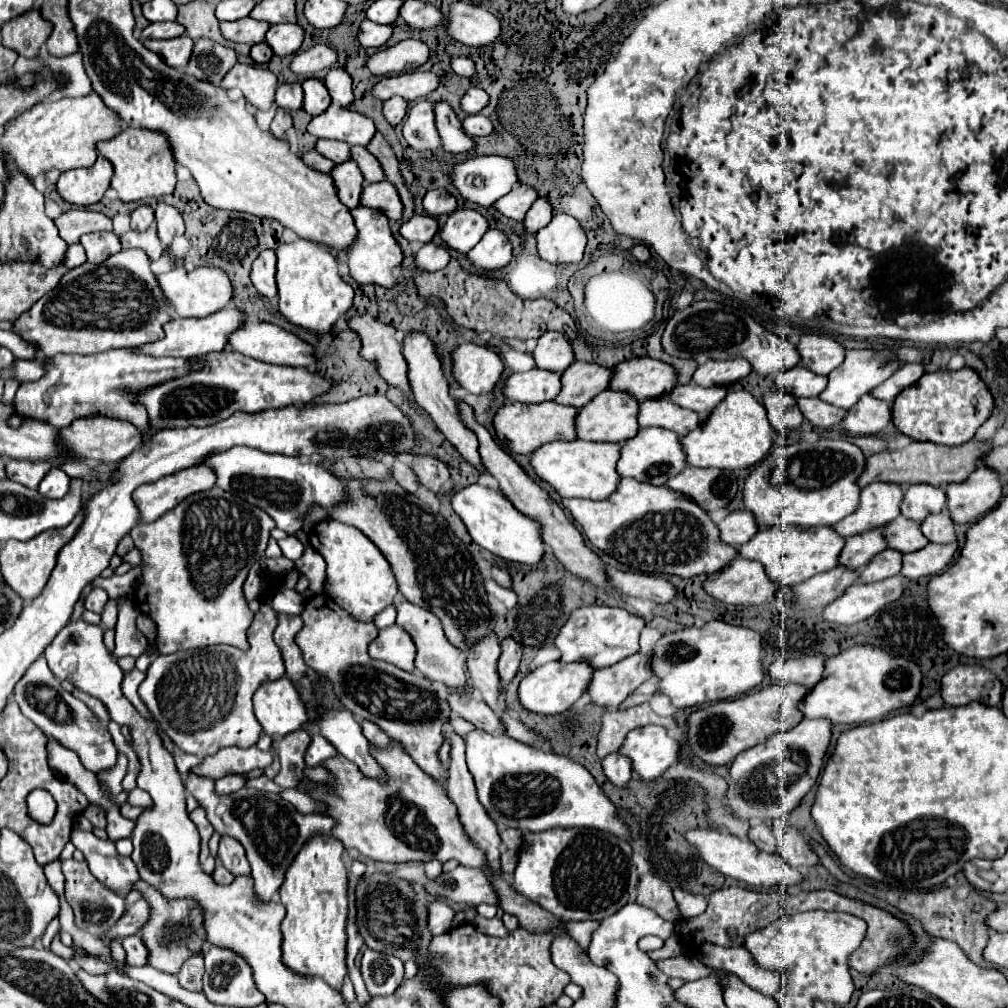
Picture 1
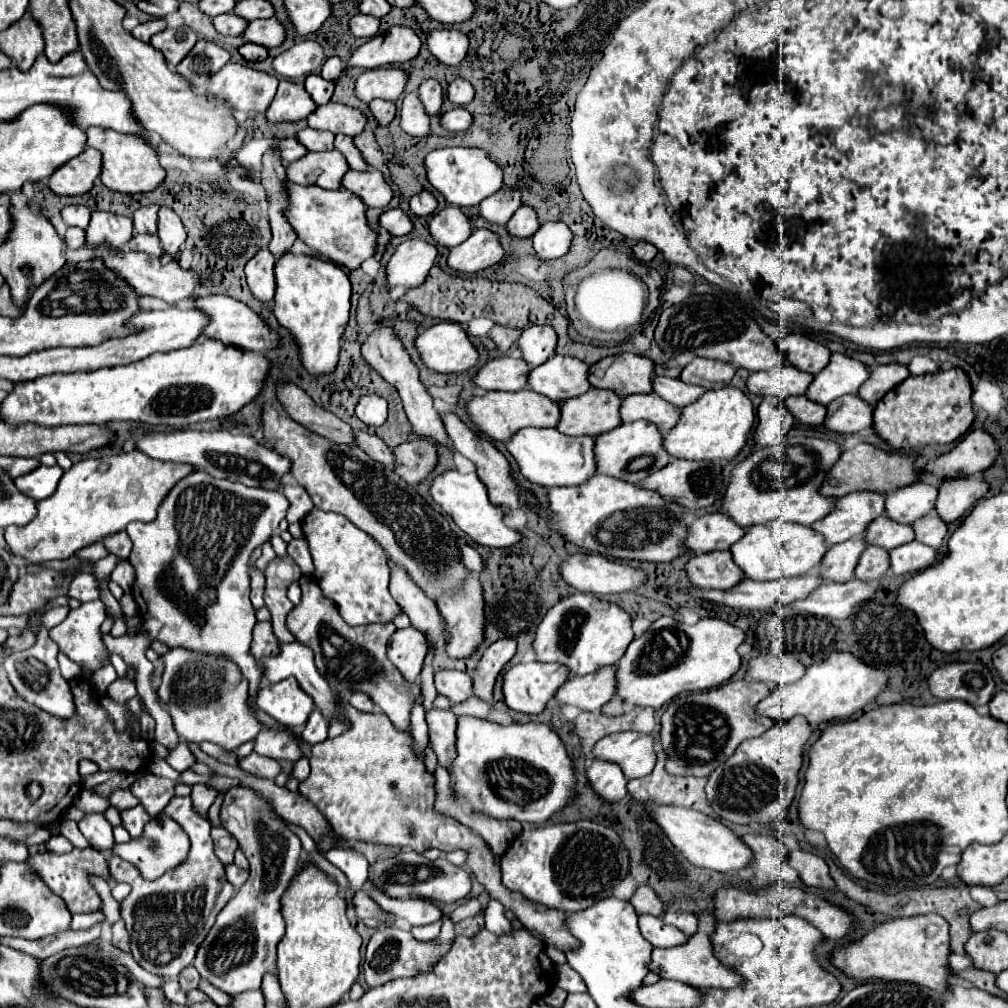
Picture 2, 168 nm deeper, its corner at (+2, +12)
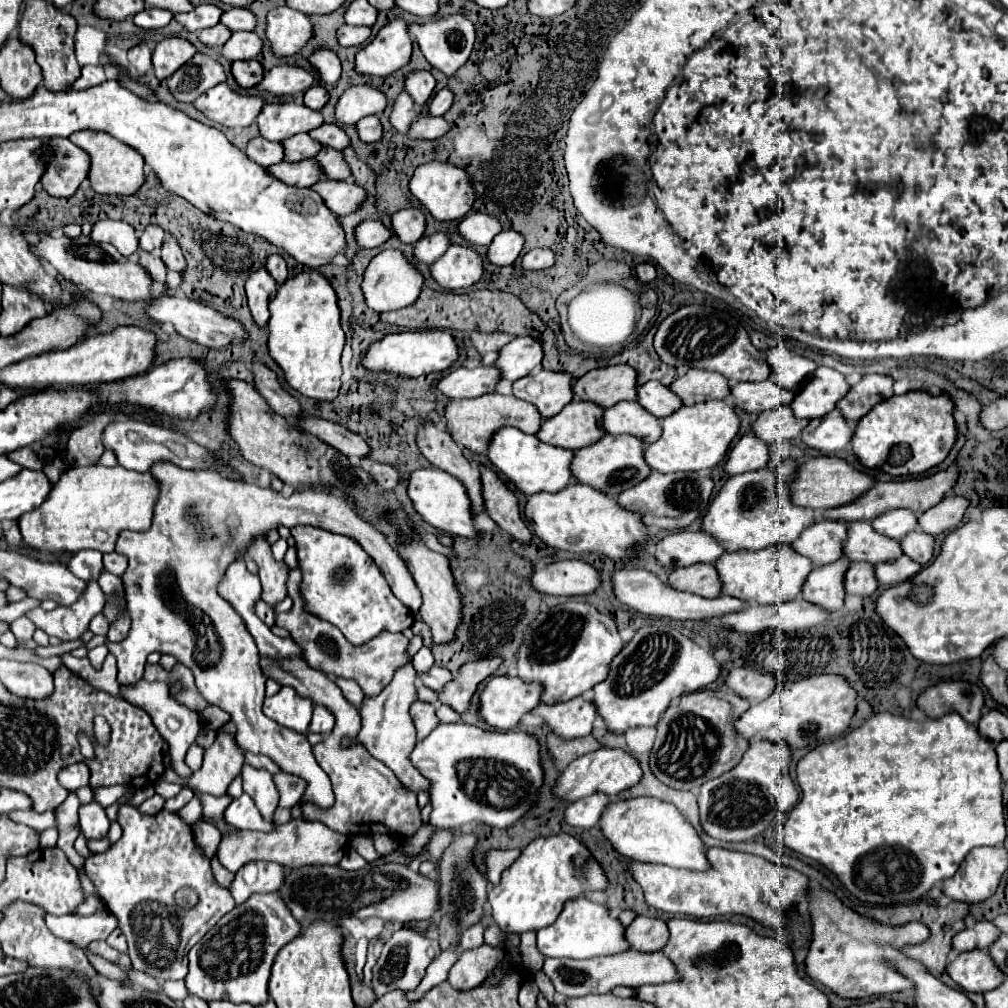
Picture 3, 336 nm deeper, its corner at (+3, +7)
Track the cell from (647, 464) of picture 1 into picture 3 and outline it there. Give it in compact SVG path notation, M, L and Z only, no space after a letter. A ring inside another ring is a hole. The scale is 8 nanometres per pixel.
M604 435L598 443L574 451L570 469L580 483L586 483L610 497L618 497L622 491L638 485L652 471L644 459L642 439L632 435Z

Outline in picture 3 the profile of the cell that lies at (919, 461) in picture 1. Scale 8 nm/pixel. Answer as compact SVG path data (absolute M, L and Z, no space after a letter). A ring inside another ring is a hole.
M820 455L816 459L810 459L806 463L800 465L798 469L798 477L794 479L794 483L790 485L792 491L792 501L796 505L802 507L810 507L816 513L824 513L828 509L836 509L842 505L848 505L850 501L856 501L858 497L862 497L868 489L872 489L876 483L876 479L866 473L866 471L858 471L856 467L852 467L850 463L846 463L840 457L828 457L828 455Z

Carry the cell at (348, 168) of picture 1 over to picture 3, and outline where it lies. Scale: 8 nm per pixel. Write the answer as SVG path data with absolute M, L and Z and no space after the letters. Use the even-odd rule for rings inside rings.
M302 159L296 163L282 161L278 165L272 165L268 171L274 173L274 177L278 177L280 181L286 181L286 185L294 187L312 187L324 177L316 159Z

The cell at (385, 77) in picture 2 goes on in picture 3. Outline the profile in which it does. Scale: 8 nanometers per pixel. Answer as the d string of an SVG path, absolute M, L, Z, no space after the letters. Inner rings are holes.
M354 85L344 91L336 105L336 117L342 123L356 123L364 115L378 115L386 109L388 97L370 85Z

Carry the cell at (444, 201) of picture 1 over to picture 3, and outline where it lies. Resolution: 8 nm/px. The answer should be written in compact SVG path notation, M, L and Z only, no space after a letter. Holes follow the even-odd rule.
M402 209L392 215L392 231L404 243L416 243L426 231L426 215L422 209Z

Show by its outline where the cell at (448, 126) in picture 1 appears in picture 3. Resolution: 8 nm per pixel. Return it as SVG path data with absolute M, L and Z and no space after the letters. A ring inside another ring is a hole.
M416 71L406 77L406 91L414 99L414 103L420 107L428 103L434 87L436 87L436 81L428 71Z

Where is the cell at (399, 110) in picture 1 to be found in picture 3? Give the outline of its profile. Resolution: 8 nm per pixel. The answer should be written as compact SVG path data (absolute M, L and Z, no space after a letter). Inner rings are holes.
M378 115L362 117L356 125L358 125L358 135L360 135L362 141L366 141L366 143L380 141L380 137L382 137L382 123L380 123Z

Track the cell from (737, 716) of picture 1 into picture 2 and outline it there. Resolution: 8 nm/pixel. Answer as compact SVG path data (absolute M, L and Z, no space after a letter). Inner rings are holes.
M735 680L719 688L681 694L661 716L661 748L669 760L665 760L665 770L671 776L695 776L707 778L719 764L733 756L735 748L747 740L761 736L773 722L769 718L755 716L755 704L769 694L767 684Z

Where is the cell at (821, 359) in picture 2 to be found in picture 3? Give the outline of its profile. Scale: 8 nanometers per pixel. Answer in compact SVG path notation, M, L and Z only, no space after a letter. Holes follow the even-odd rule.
M774 347L770 351L766 351L766 361L772 367L774 379L778 385L782 385L784 389L794 389L794 393L798 393L802 389L802 385L806 385L806 381L810 381L810 377L816 371L816 363L804 355L792 353L784 347Z

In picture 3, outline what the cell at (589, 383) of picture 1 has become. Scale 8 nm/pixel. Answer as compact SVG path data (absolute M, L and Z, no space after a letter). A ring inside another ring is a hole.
M540 369L514 381L514 397L536 405L540 415L548 419L574 399L572 385L574 377L570 373Z

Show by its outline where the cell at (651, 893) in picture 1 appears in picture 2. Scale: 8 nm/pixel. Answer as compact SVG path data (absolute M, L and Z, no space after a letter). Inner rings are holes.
M641 886L637 888L637 892L633 894L633 898L629 900L633 904L633 908L637 910L637 914L655 914L659 916L663 912L663 902L655 896L655 892L649 886Z

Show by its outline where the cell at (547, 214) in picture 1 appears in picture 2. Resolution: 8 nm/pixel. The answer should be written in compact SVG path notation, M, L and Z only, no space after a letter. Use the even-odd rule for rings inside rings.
M521 206L505 226L511 238L531 238L537 232L537 228L539 228L537 214L533 208L527 208L527 206Z

